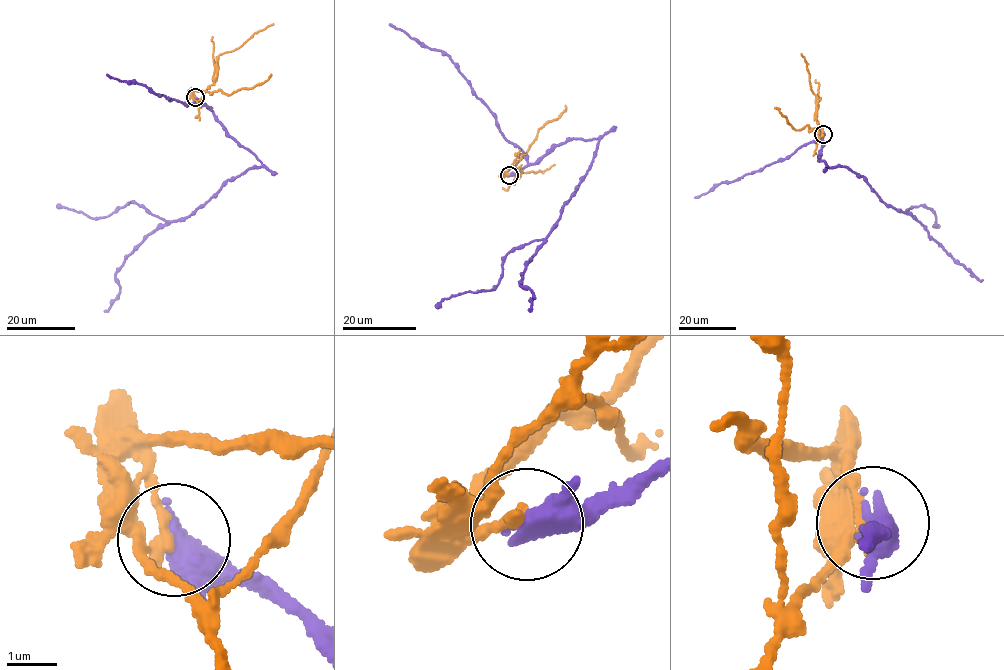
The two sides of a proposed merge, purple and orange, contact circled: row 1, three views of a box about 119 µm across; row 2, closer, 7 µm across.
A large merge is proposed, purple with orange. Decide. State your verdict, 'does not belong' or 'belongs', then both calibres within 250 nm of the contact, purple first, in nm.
does not belong; 400 nm thick on the purple side, 280 nm on the other

